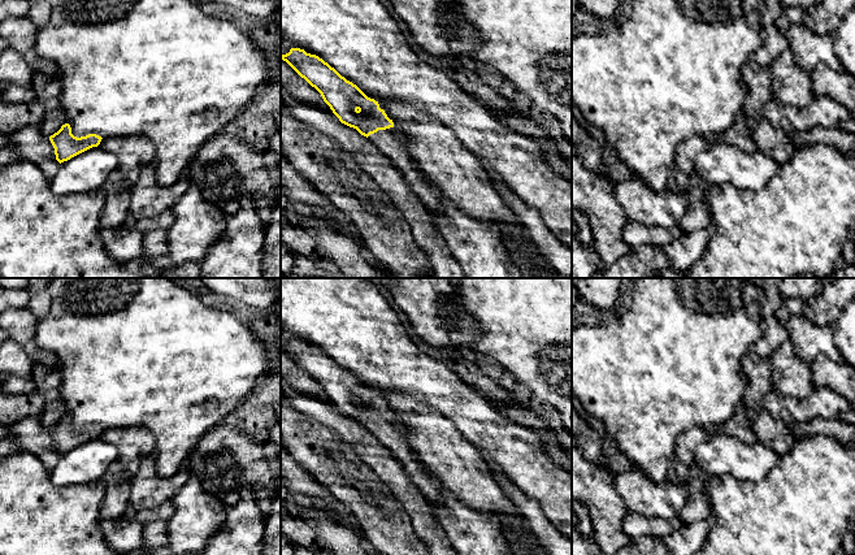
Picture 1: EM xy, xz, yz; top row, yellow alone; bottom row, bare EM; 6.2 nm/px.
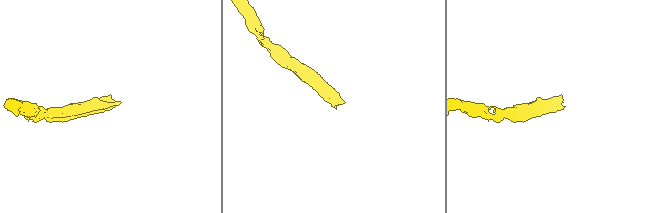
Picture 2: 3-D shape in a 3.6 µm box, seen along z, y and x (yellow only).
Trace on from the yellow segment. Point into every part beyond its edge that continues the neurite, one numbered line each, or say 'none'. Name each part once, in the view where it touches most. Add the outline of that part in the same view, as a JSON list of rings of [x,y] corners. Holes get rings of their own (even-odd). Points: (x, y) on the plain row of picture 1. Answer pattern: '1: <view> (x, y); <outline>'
1: xz (390, 434); [[[395,419],[378,421],[370,425],[368,430],[403,465],[412,484],[421,490],[426,499],[439,499],[439,484],[426,472],[425,465],[409,443],[408,432]]]

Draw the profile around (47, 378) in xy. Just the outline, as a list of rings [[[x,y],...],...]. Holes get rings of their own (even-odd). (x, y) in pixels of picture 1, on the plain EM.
[[[36,363],[32,374],[36,391],[45,398],[44,411],[38,420],[43,426],[51,428],[66,415],[66,404],[60,394],[60,370],[56,367]]]

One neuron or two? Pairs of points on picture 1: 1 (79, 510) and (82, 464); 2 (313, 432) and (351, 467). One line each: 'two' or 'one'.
1: two
2: one

